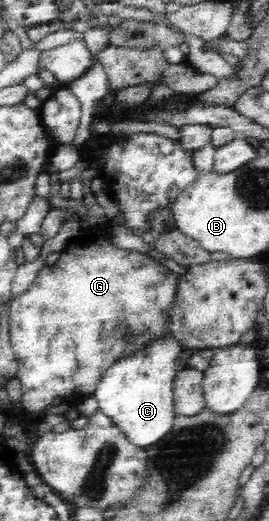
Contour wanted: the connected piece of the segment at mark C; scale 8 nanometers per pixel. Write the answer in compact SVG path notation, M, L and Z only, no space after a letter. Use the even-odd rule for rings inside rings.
M165 335L148 342L148 346L128 357L120 358L114 362L103 375L96 387L93 396L98 401L99 410L112 420L127 441L139 447L146 448L159 442L167 436L175 420L174 411L174 378L181 367L178 362L182 346L173 335Z

